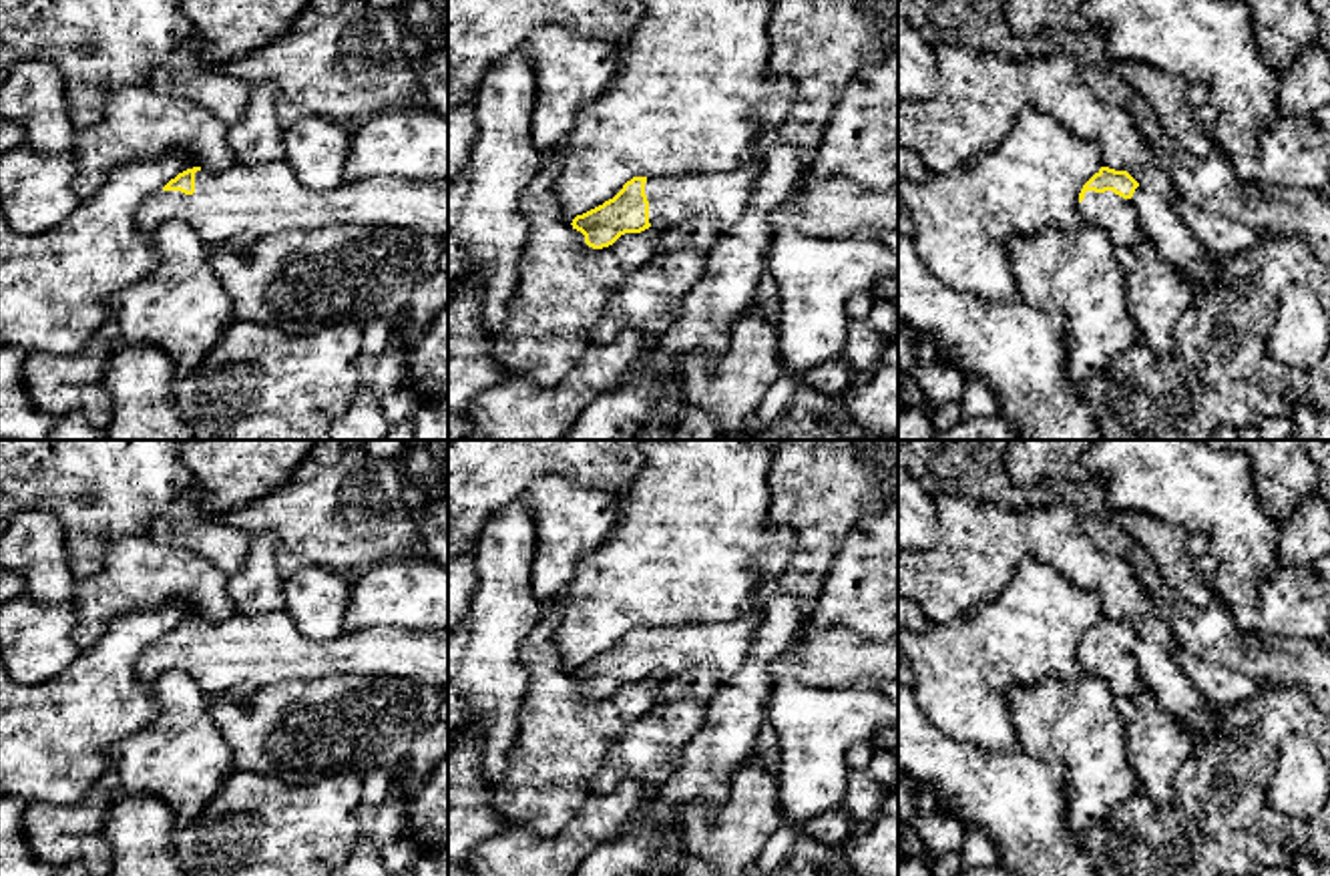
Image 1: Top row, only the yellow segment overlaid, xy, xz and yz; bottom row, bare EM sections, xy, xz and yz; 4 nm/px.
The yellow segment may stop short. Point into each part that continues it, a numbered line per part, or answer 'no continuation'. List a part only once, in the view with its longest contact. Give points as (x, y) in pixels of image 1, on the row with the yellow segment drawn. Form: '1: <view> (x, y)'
1: xy (262, 199)

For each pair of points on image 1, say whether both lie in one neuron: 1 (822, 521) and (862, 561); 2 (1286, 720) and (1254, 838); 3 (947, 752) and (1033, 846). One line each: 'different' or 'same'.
1: different
2: same
3: same

